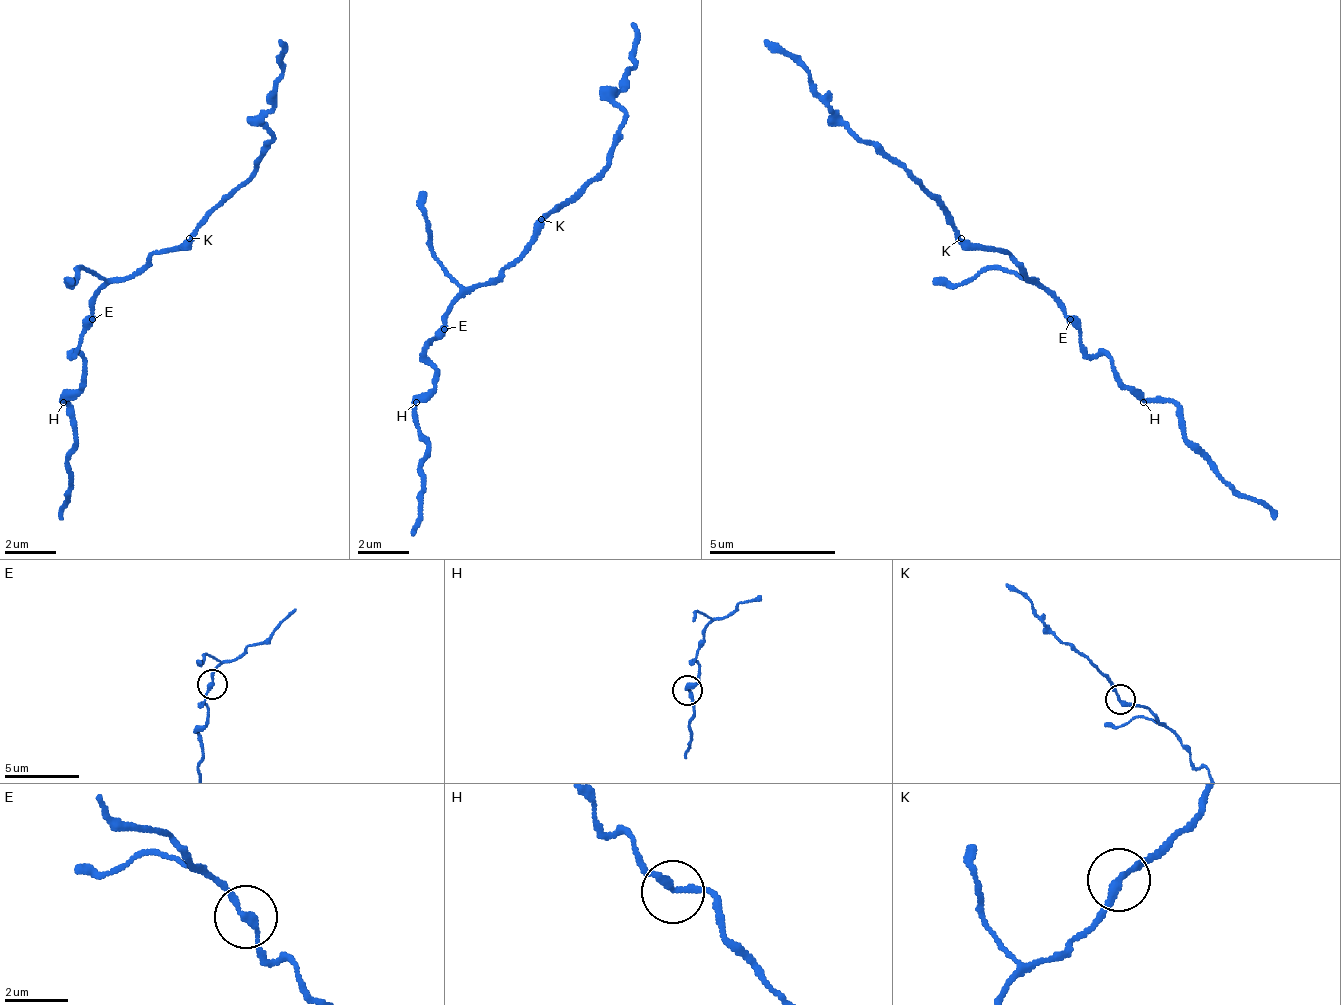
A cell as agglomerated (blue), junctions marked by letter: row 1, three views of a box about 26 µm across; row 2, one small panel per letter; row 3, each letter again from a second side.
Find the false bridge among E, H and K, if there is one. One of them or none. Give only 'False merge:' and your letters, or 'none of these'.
False merge: none of these

